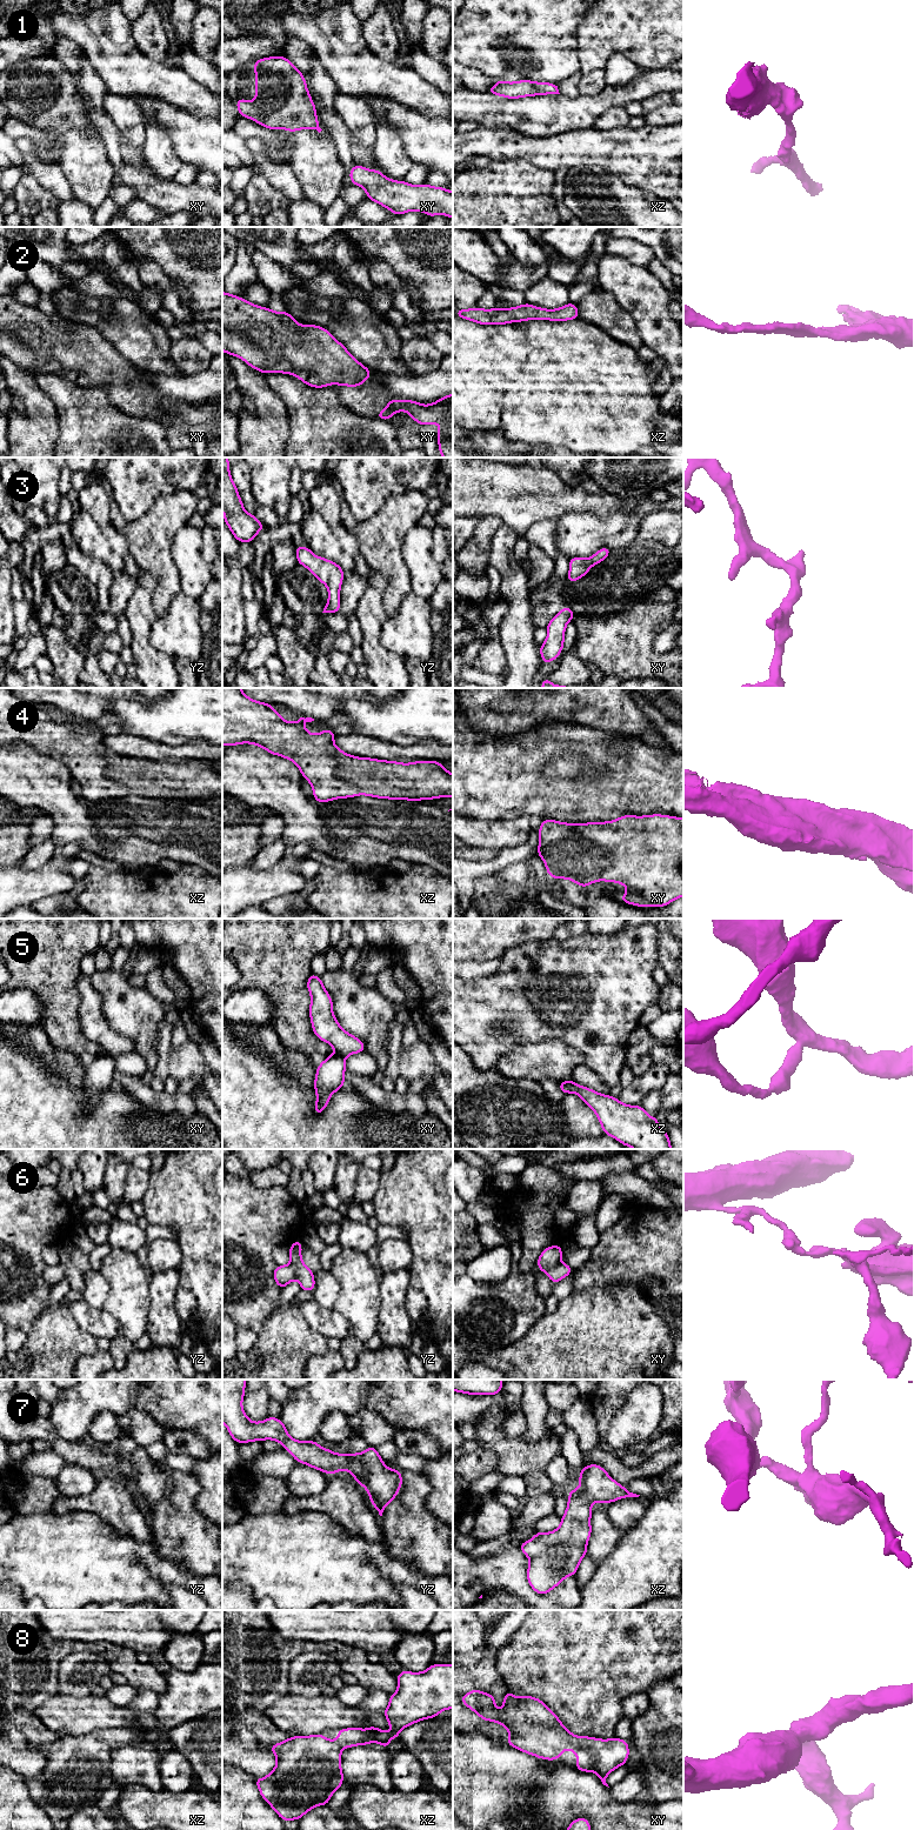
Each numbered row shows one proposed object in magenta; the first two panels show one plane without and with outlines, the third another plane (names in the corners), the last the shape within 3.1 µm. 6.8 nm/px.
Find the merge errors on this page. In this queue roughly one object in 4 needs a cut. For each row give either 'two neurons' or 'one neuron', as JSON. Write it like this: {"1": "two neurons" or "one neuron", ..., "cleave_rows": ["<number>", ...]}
{"1": "one neuron", "2": "one neuron", "3": "one neuron", "4": "one neuron", "5": "two neurons", "6": "two neurons", "7": "one neuron", "8": "one neuron", "cleave_rows": ["5", "6"]}

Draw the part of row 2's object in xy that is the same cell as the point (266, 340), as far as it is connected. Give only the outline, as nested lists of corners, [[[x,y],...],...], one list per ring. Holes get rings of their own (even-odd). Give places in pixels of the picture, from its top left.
[[[222,292],[222,350],[242,359],[261,374],[291,374],[314,388],[329,385],[359,388],[372,373],[326,328],[299,325],[287,310],[274,312],[226,292]]]

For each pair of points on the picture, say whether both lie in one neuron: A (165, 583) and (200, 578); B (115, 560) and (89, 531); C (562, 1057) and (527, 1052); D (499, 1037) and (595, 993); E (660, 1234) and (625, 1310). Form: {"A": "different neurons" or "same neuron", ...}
{"A": "different neurons", "B": "same neuron", "C": "same neuron", "D": "same neuron", "E": "different neurons"}

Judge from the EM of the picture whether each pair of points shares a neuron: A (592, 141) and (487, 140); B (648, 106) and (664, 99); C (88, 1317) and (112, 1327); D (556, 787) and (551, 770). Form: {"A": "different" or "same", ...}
{"A": "same", "B": "same", "C": "same", "D": "different"}

